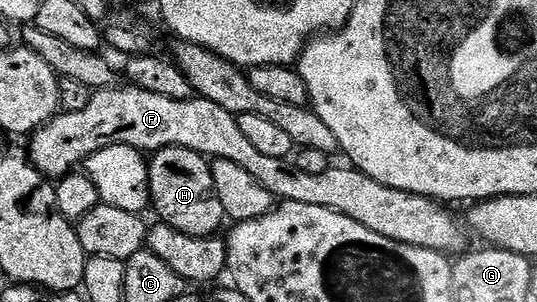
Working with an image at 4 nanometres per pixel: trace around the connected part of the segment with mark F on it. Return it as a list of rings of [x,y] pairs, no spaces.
[[[116,84],[114,86],[108,86],[105,90],[97,90],[92,93],[89,104],[81,110],[81,112],[60,112],[55,115],[54,118],[50,118],[39,130],[36,130],[34,134],[30,135],[29,142],[31,142],[31,154],[29,150],[29,160],[34,164],[37,169],[41,171],[49,180],[58,180],[65,175],[72,173],[76,169],[78,164],[86,163],[87,158],[91,154],[96,154],[101,148],[109,148],[110,146],[132,146],[138,150],[144,152],[156,152],[158,150],[168,149],[171,146],[180,146],[183,149],[191,149],[195,153],[202,154],[204,158],[208,160],[214,160],[220,158],[221,160],[233,160],[233,164],[238,164],[239,167],[245,168],[245,172],[249,172],[249,176],[253,176],[253,180],[260,182],[267,191],[269,191],[274,198],[285,202],[296,202],[297,204],[317,204],[317,208],[329,208],[333,212],[337,212],[341,216],[349,216],[349,220],[357,220],[357,224],[365,224],[365,228],[369,228],[369,232],[377,232],[377,236],[385,236],[385,240],[397,240],[401,244],[409,244],[413,248],[425,248],[426,250],[432,250],[438,254],[444,256],[451,256],[454,250],[462,251],[466,244],[467,238],[463,235],[465,232],[465,226],[462,221],[459,222],[450,214],[446,205],[440,204],[433,198],[422,198],[419,194],[410,194],[404,190],[394,190],[389,188],[385,184],[381,184],[377,180],[373,180],[369,176],[365,176],[361,171],[352,168],[350,165],[339,164],[332,165],[331,169],[321,172],[317,176],[309,176],[309,172],[301,172],[301,168],[297,168],[290,161],[287,160],[273,160],[273,156],[264,156],[263,153],[255,147],[254,144],[249,144],[249,140],[241,133],[241,124],[238,117],[229,112],[225,112],[225,108],[221,108],[221,104],[213,104],[213,100],[205,100],[198,96],[193,96],[189,100],[169,100],[169,96],[157,96],[157,92],[145,92],[141,88],[130,84]]]

